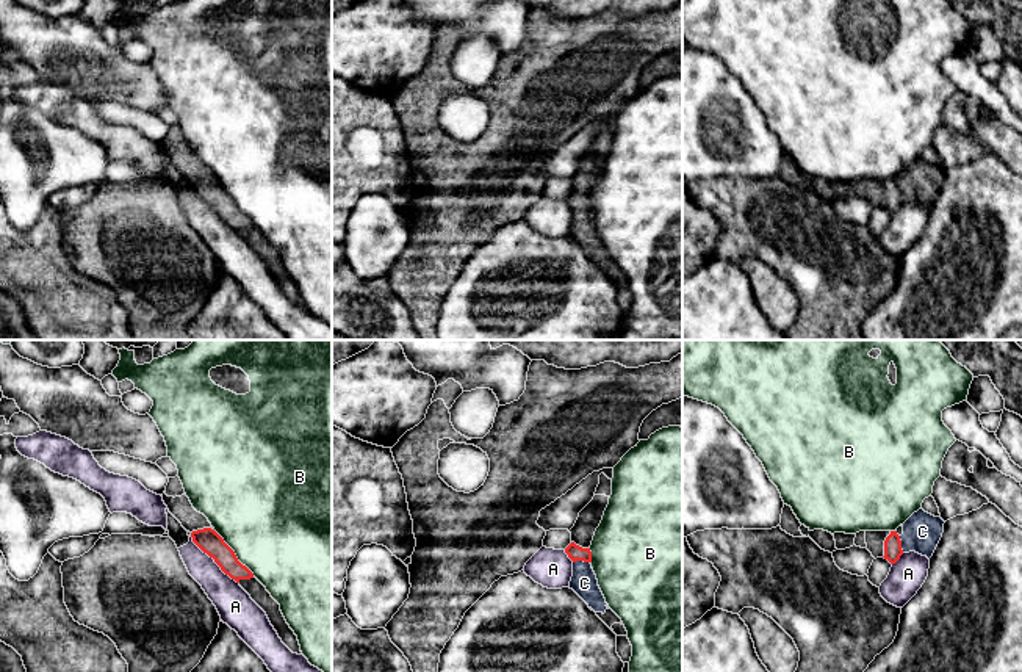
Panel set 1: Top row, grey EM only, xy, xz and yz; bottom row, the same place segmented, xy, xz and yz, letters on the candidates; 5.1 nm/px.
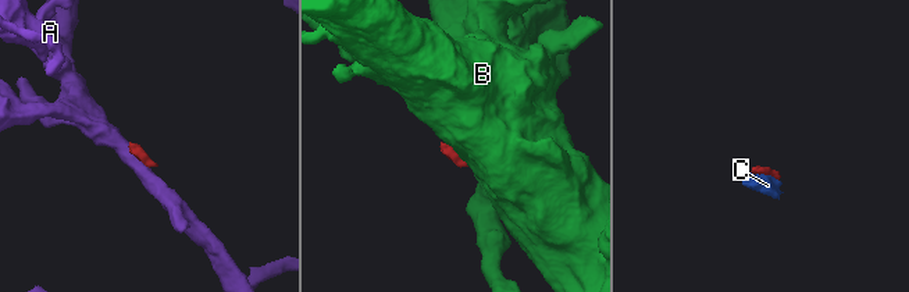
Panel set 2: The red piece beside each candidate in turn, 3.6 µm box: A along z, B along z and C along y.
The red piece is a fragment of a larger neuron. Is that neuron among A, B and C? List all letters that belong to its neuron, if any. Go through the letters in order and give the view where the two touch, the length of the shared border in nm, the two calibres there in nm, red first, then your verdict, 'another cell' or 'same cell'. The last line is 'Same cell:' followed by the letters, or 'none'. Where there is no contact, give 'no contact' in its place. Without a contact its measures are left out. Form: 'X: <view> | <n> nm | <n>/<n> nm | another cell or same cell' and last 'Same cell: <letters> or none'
A: xy | 360 nm | 120/180 nm | another cell
B: xy | 320 nm | 120/480 nm | another cell
C: xz | 90 nm | 80/140 nm | same cell
Same cell: C

